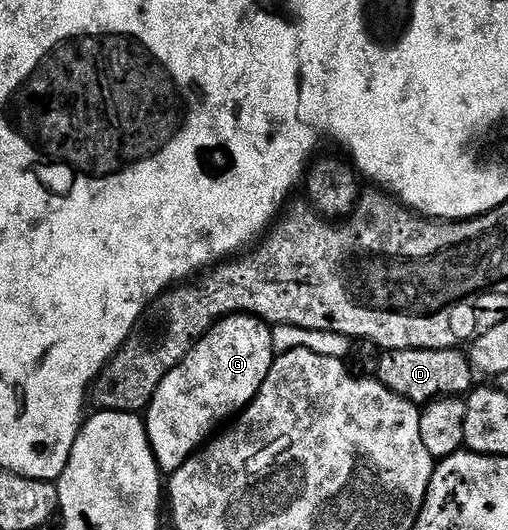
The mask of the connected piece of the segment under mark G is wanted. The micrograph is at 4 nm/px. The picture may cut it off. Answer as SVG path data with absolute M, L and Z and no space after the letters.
M230 315L194 346L194 350L183 363L172 369L168 377L164 377L145 416L146 430L150 432L150 443L154 446L154 455L157 456L158 465L163 472L181 472L185 468L182 466L189 461L190 454L194 450L197 452L215 434L213 431L225 419L233 420L239 413L245 412L246 408L262 394L276 362L274 335L270 331L273 331L271 324L258 319L255 315Z

